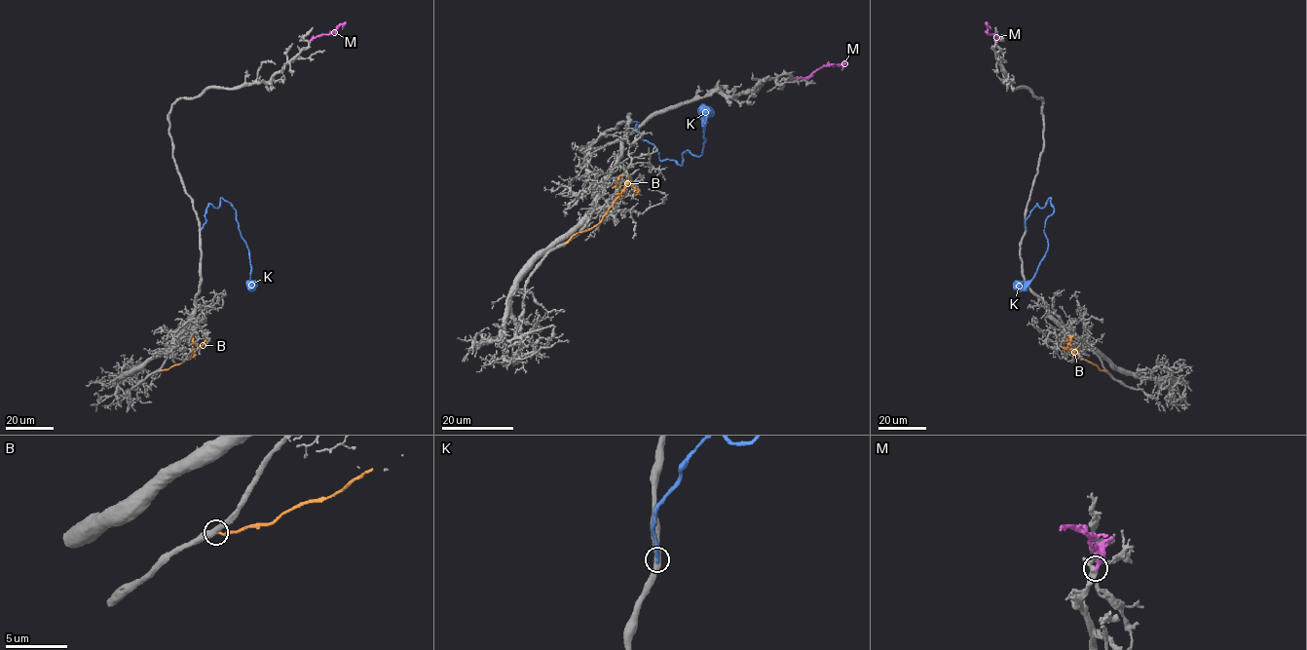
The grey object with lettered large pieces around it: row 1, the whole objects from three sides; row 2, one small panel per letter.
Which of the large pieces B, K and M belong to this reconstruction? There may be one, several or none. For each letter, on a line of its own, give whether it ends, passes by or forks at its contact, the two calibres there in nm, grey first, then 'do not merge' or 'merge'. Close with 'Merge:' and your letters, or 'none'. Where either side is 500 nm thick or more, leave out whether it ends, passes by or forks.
B: it ends; calibres 440 and 280 nm; do not merge
K: it ends; calibres 480 and 320 nm; do not merge
M: it ends; calibres 440 and 460 nm; merge
Merge: M

